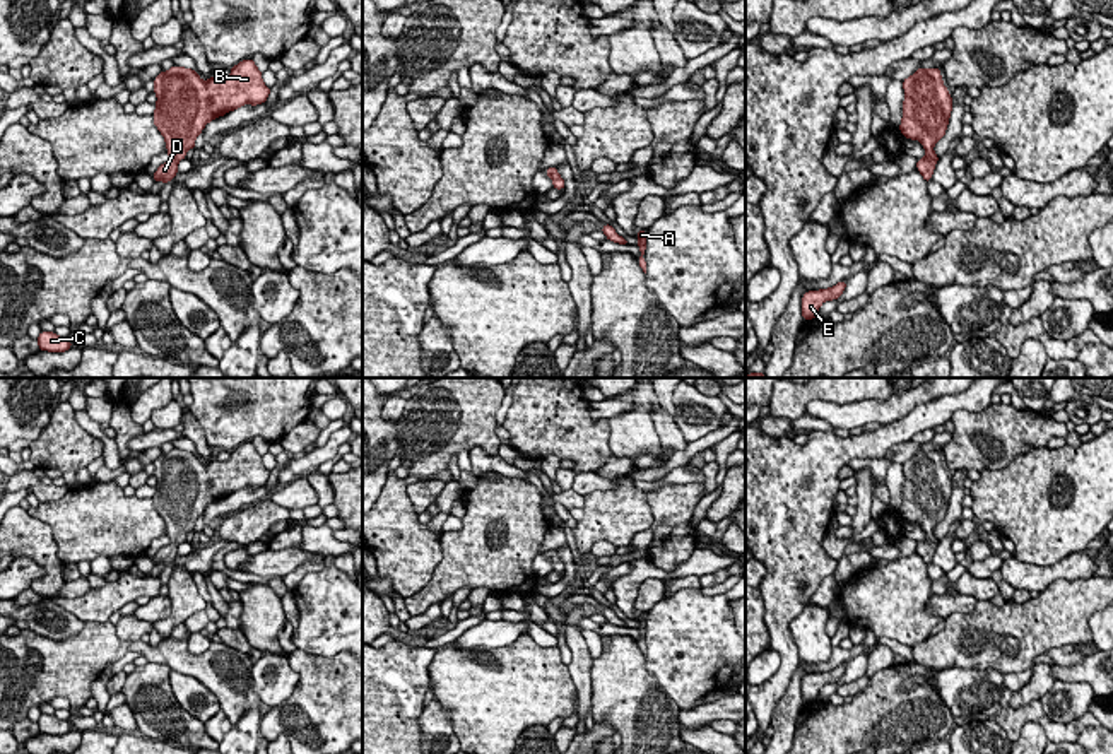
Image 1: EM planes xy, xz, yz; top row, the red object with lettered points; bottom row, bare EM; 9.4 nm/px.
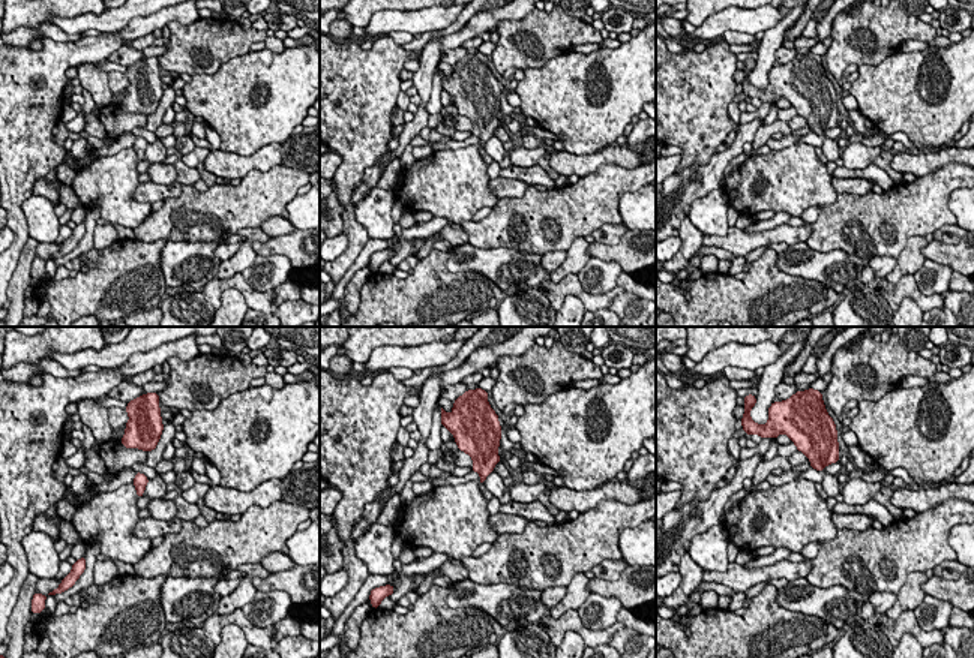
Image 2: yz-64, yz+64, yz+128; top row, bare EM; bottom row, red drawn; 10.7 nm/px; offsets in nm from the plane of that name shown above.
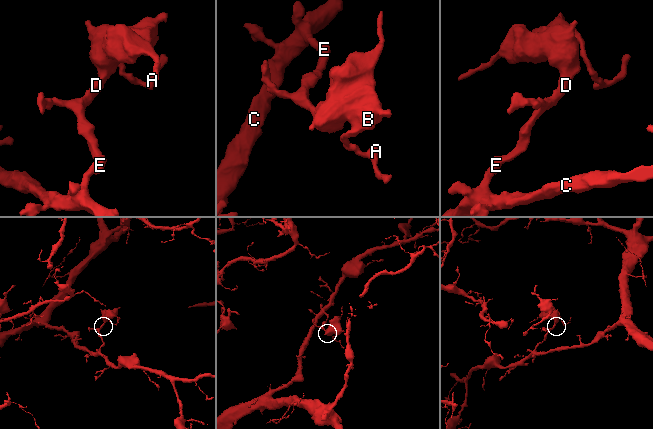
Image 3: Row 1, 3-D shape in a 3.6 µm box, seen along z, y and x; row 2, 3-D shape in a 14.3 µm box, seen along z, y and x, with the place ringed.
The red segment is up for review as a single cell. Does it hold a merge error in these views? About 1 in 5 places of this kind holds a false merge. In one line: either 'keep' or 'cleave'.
keep

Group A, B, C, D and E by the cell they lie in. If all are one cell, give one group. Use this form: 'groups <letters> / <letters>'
groups A B C D E

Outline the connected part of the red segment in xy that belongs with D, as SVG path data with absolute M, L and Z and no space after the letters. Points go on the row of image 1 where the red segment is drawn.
M251 58L231 68L227 79L212 75L202 80L197 70L171 67L154 79L157 96L154 125L166 140L169 161L152 174L154 181L169 183L178 174L178 162L195 149L203 127L243 104L262 104L270 94L262 72Z

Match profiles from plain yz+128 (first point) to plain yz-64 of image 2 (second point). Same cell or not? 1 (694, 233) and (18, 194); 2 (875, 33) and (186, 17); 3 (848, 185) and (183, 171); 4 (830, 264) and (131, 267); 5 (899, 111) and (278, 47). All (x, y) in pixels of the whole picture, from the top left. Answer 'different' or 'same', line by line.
1: same
2: different
3: different
4: different
5: different

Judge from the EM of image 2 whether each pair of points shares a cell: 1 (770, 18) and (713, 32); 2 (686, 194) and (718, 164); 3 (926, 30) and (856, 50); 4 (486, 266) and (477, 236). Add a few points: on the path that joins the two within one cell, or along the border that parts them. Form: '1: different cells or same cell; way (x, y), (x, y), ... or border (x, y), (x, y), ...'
1: same cell; way (757, 20), (727, 20)
2: same cell; way (695, 185), (701, 185), (712, 173)
3: same cell; way (908, 30), (880, 30), (874, 33)
4: different cells; border (468, 242), (477, 248), (511, 248), (517, 251)

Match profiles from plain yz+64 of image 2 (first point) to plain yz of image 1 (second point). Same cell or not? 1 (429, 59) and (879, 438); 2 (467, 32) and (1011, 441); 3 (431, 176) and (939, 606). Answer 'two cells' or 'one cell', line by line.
1: two cells
2: two cells
3: two cells

